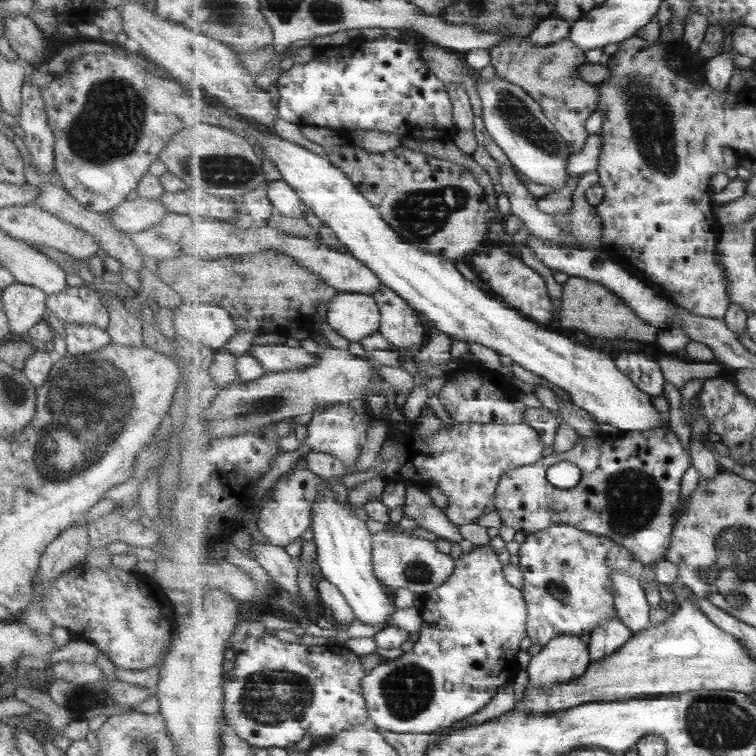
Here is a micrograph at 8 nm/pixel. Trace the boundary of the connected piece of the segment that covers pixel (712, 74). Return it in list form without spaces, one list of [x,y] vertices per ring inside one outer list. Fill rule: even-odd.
[[[732,44],[733,49],[727,53],[720,53],[708,60],[705,64],[706,80],[711,84],[712,88],[718,93],[728,92],[730,80],[736,74],[736,58],[738,58],[738,51]]]

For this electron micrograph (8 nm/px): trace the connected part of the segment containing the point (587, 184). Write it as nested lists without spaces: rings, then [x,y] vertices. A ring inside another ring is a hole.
[[[590,171],[580,177],[578,187],[574,194],[574,214],[572,214],[572,218],[570,218],[571,222],[571,230],[573,230],[573,234],[577,236],[577,240],[584,244],[584,248],[590,251],[598,251],[602,255],[605,255],[606,258],[610,258],[607,255],[607,251],[605,250],[605,244],[603,238],[605,237],[605,222],[602,220],[602,216],[598,214],[597,207],[594,207],[590,202],[588,202],[588,198],[586,198],[586,192],[592,188],[593,184],[599,184],[601,182],[601,174],[597,171]]]

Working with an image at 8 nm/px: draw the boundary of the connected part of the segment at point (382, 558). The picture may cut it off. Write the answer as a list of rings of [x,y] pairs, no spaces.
[[[410,515],[393,524],[394,528],[380,531],[374,535],[375,570],[380,581],[393,595],[397,590],[407,588],[424,598],[436,589],[445,586],[457,570],[457,561],[450,554],[438,550],[438,541],[426,541],[416,537],[412,532],[421,526]]]

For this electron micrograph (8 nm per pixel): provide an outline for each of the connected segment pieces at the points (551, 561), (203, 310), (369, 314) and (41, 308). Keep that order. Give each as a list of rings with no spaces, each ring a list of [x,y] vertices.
[[[571,524],[551,526],[550,529],[539,530],[536,534],[527,535],[527,540],[522,543],[521,568],[526,578],[524,596],[528,602],[528,637],[532,643],[539,644],[543,648],[558,637],[572,635],[581,637],[583,634],[591,634],[612,619],[619,616],[616,605],[616,588],[614,588],[614,573],[624,571],[630,576],[639,577],[642,568],[636,554],[628,550],[616,539],[589,533],[580,530],[580,527]]]
[[[183,302],[178,309],[171,309],[174,317],[175,334],[185,338],[188,342],[203,342],[213,349],[221,349],[240,332],[236,321],[229,310],[223,306],[212,303],[186,303]]]
[[[340,292],[328,306],[328,323],[350,342],[380,330],[383,311],[373,295]]]
[[[12,283],[3,289],[1,302],[12,331],[28,334],[30,328],[46,320],[47,294],[37,286]]]

